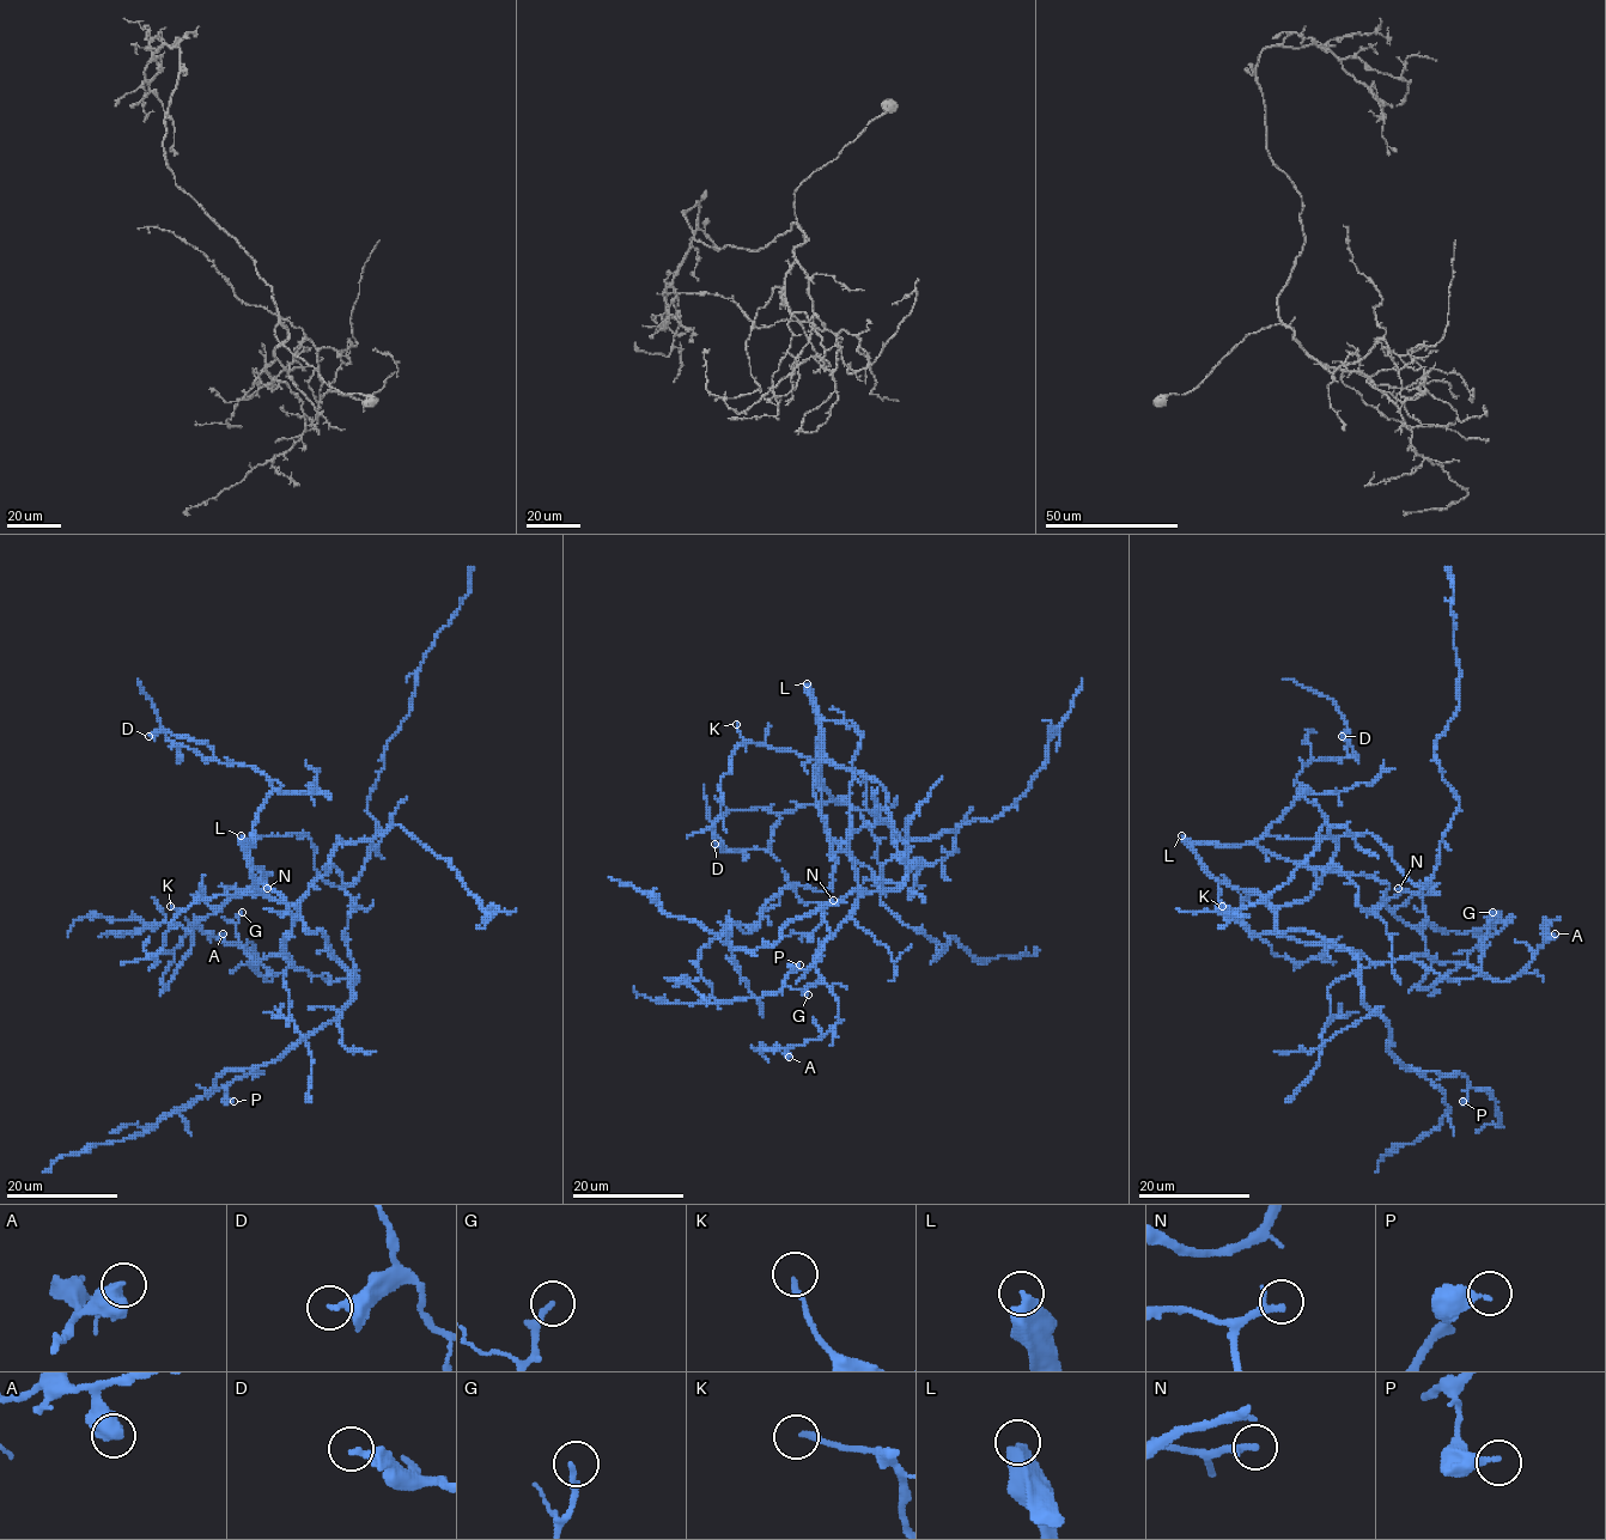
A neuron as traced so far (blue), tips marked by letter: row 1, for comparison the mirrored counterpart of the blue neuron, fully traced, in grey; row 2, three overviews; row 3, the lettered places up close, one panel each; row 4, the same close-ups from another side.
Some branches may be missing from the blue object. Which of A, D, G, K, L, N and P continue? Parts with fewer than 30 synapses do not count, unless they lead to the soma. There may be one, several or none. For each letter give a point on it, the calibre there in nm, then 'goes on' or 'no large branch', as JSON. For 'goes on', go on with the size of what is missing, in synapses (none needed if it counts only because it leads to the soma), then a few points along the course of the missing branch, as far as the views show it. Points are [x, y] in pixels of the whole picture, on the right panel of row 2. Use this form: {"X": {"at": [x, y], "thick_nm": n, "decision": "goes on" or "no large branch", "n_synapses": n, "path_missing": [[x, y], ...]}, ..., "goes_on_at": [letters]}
{"A": {"at": [1555, 933], "thick_nm": 550, "decision": "no large branch"}, "D": {"at": [1342, 736], "thick_nm": 240, "decision": "no large branch"}, "G": {"at": [1492, 912], "thick_nm": 190, "decision": "no large branch"}, "K": {"at": [1222, 906], "thick_nm": 190, "decision": "no large branch"}, "L": {"at": [1181, 835], "thick_nm": 480, "decision": "goes on", "n_synapses": 450}, "N": {"at": [1398, 888], "thick_nm": 280, "decision": "no large branch"}, "P": {"at": [1462, 1101], "thick_nm": 320, "decision": "no large branch"}, "goes_on_at": ["L"]}

